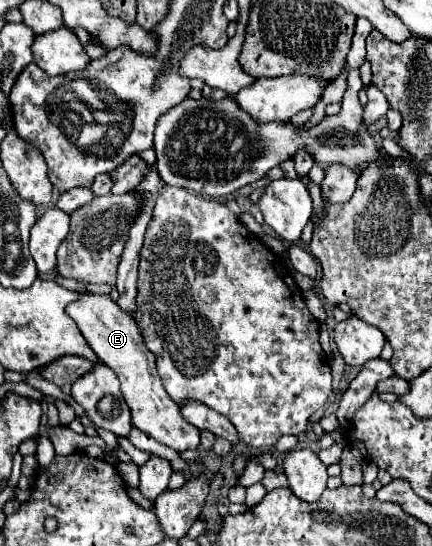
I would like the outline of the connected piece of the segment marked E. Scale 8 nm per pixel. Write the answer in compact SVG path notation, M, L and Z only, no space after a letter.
M81 294L81 300L69 304L67 314L77 322L81 334L85 336L97 358L117 374L125 402L131 408L133 426L177 452L199 448L199 430L179 416L179 404L173 402L165 392L155 368L155 356L147 350L135 320L131 316L125 316L125 312L117 308L109 294Z

